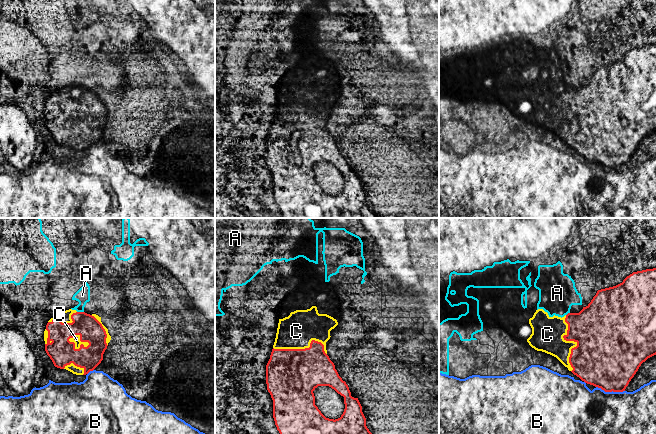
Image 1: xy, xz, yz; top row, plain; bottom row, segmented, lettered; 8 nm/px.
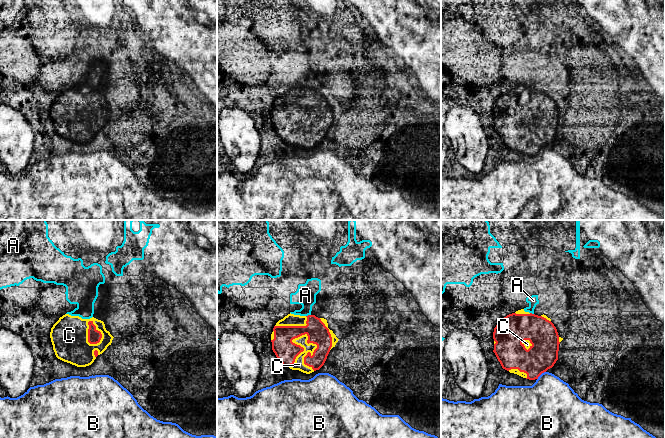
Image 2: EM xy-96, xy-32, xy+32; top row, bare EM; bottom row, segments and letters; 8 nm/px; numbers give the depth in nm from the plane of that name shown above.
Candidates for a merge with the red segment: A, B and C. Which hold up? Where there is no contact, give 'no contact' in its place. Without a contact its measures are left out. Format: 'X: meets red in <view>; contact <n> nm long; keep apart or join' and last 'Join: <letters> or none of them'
A: meets red in xy; contact 60 nm long; keep apart
B: meets red in yz; contact 240 nm long; keep apart
C: meets red in yz; contact 460 nm long; join
Join: C

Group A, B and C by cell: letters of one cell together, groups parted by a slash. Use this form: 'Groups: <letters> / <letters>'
Groups: A / B / C

